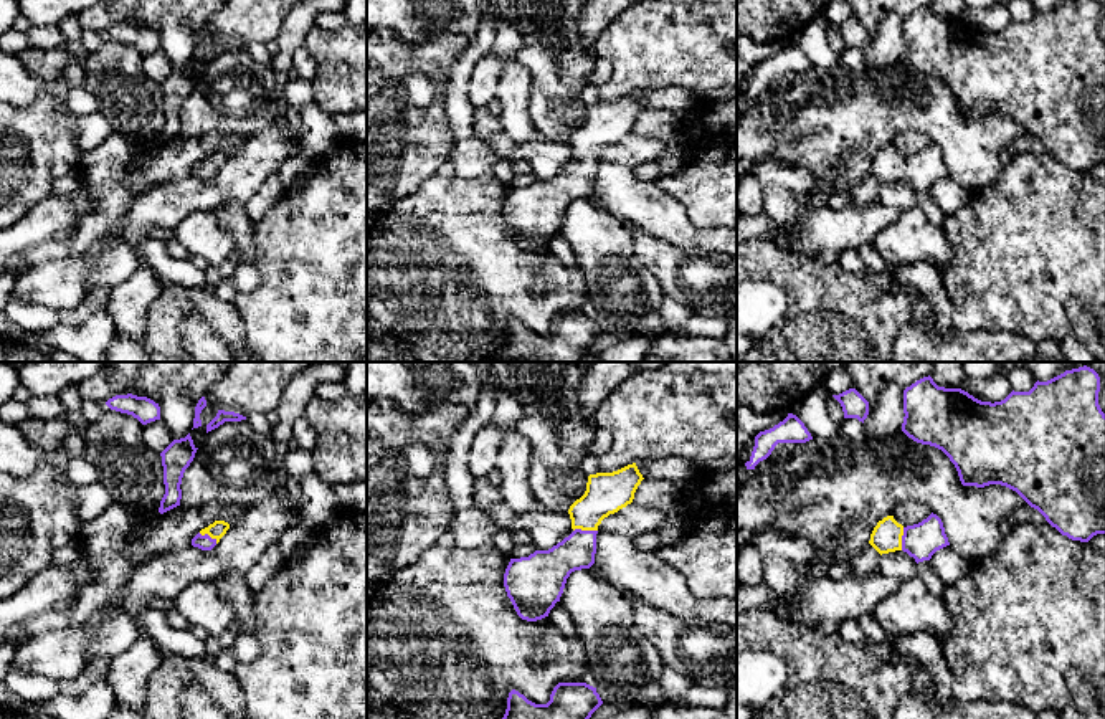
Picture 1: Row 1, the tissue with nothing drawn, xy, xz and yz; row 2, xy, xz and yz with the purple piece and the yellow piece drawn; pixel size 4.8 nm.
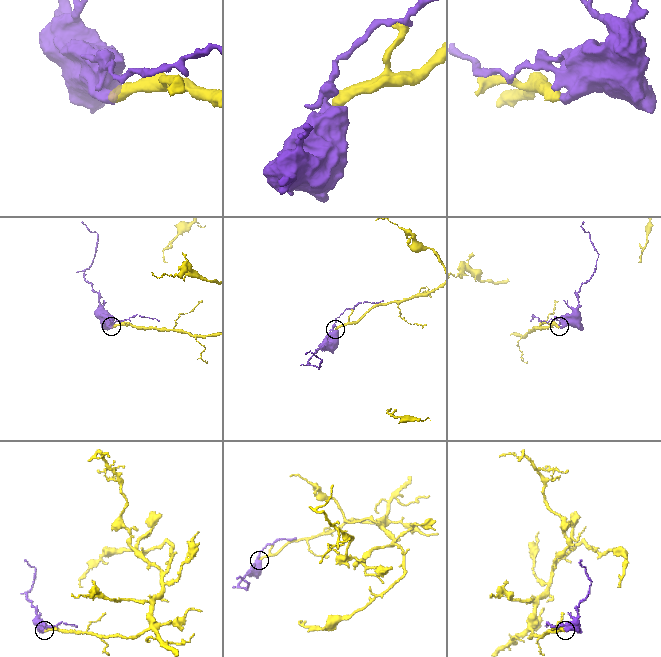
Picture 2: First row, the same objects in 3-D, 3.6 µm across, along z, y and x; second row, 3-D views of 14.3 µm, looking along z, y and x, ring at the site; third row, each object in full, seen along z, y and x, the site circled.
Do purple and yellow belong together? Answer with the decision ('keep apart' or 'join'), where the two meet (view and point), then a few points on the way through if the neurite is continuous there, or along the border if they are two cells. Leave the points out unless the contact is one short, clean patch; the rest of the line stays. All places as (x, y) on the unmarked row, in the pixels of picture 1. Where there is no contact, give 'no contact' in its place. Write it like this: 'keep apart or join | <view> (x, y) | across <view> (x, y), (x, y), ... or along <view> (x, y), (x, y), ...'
join | xz (585, 161) | across xz (550, 199), (585, 161), (587, 142), (607, 123)

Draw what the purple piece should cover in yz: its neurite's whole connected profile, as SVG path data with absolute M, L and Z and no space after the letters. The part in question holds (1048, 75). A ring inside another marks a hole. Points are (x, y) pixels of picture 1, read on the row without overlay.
M1065 0L1047 10L1036 12L1029 21L1011 21L1001 31L981 31L961 18L938 17L933 8L923 7L903 20L903 53L902 61L917 73L941 79L955 94L963 116L984 117L1001 114L1016 121L1031 137L1037 139L1046 150L1062 165L1072 170L1088 172L1097 164L1105 164L1105 43L1098 35L1100 7L1095 0Z

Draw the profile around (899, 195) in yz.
M903 180L882 183L879 190L879 203L885 208L905 212L917 207L917 192Z

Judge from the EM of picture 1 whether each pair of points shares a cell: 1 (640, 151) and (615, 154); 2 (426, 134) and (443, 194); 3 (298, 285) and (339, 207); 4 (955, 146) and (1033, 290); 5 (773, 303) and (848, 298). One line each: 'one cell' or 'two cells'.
1: one cell
2: two cells
3: one cell
4: two cells
5: two cells

